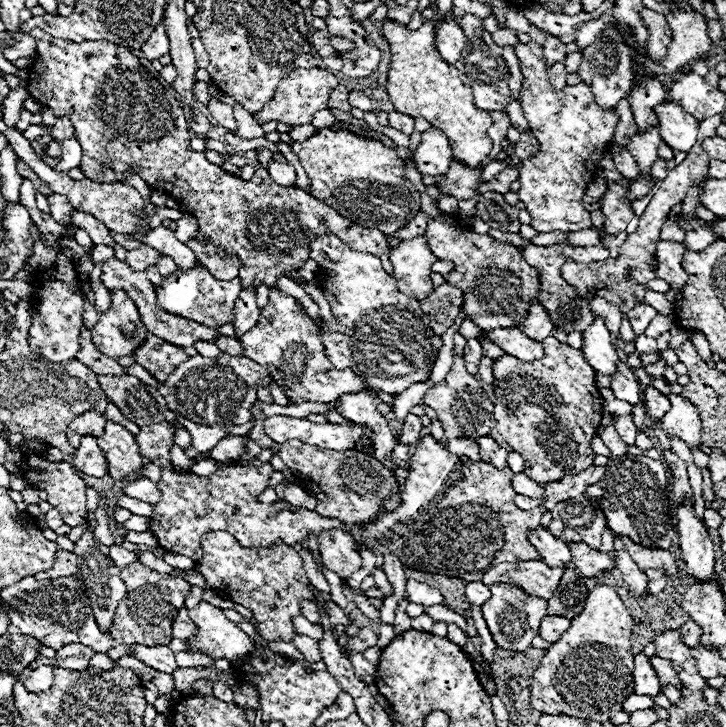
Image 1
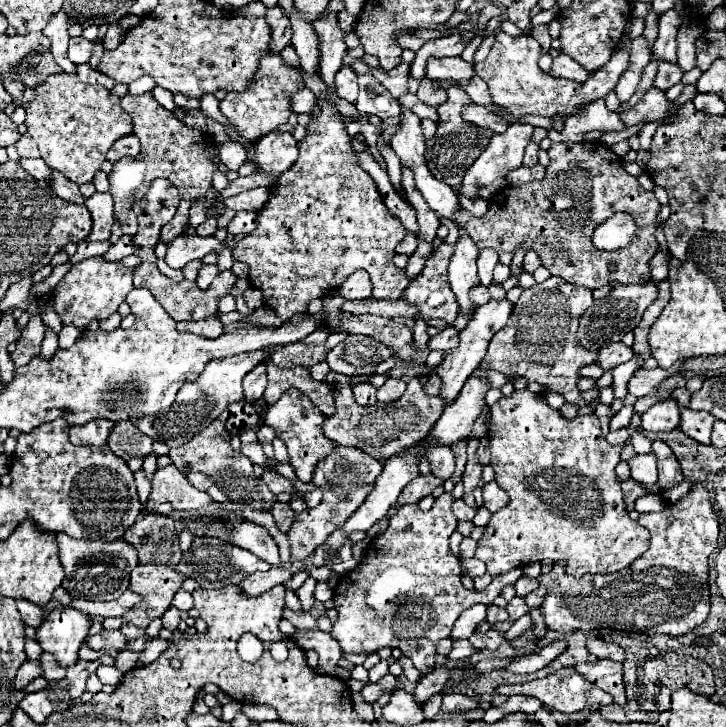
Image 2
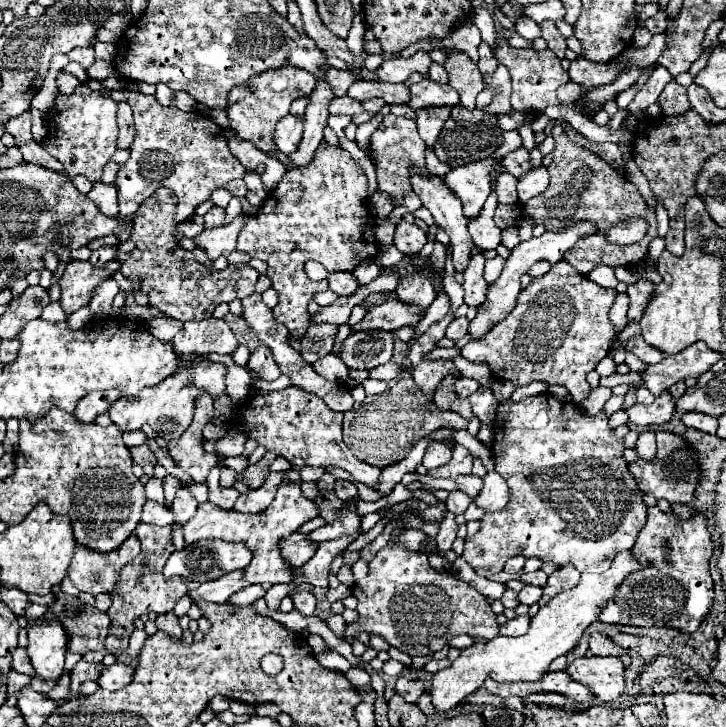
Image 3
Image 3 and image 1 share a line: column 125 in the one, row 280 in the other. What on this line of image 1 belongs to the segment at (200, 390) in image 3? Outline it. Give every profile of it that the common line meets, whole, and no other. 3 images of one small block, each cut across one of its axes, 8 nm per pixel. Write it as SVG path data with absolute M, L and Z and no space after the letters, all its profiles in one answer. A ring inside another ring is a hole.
M424 236L400 242L390 250L390 260L394 266L392 276L396 278L396 286L402 294L414 300L424 300L434 290L430 268L436 258Z

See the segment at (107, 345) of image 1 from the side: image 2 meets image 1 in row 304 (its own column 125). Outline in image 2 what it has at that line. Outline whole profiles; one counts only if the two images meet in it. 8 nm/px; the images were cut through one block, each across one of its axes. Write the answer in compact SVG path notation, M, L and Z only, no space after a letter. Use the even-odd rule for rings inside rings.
M52 74L42 84L36 86L36 98L28 102L26 110L26 134L32 136L40 148L42 160L52 168L58 170L68 180L76 182L78 186L92 180L92 176L98 172L98 166L106 160L108 148L122 136L132 134L132 118L128 112L122 110L120 98L108 92L102 86L88 86L80 82L74 74Z

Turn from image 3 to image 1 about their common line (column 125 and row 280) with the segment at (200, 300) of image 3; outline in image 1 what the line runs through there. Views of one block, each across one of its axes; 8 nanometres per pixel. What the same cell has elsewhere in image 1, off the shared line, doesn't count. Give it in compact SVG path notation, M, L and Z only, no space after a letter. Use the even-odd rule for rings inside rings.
M40 28L32 30L31 36L36 40L36 60L30 66L26 90L34 100L38 100L42 106L48 106L56 116L68 116L72 120L74 138L80 142L84 152L82 170L86 172L86 176L104 184L122 184L124 172L128 168L136 168L152 188L164 190L180 206L184 206L180 208L182 212L198 220L202 236L212 238L218 248L240 258L242 286L266 284L268 288L274 288L280 276L298 270L300 264L310 258L310 242L316 234L340 236L340 240L350 248L378 256L382 260L384 270L392 274L388 236L384 232L376 228L364 228L346 220L334 208L316 200L300 188L276 184L264 168L256 170L252 180L242 180L208 162L204 154L190 150L188 122L184 118L180 100L176 100L170 90L166 90L158 80L154 80L152 74L144 70L144 66L128 48L110 44L106 40L85 40L76 44L70 40L53 38Z

